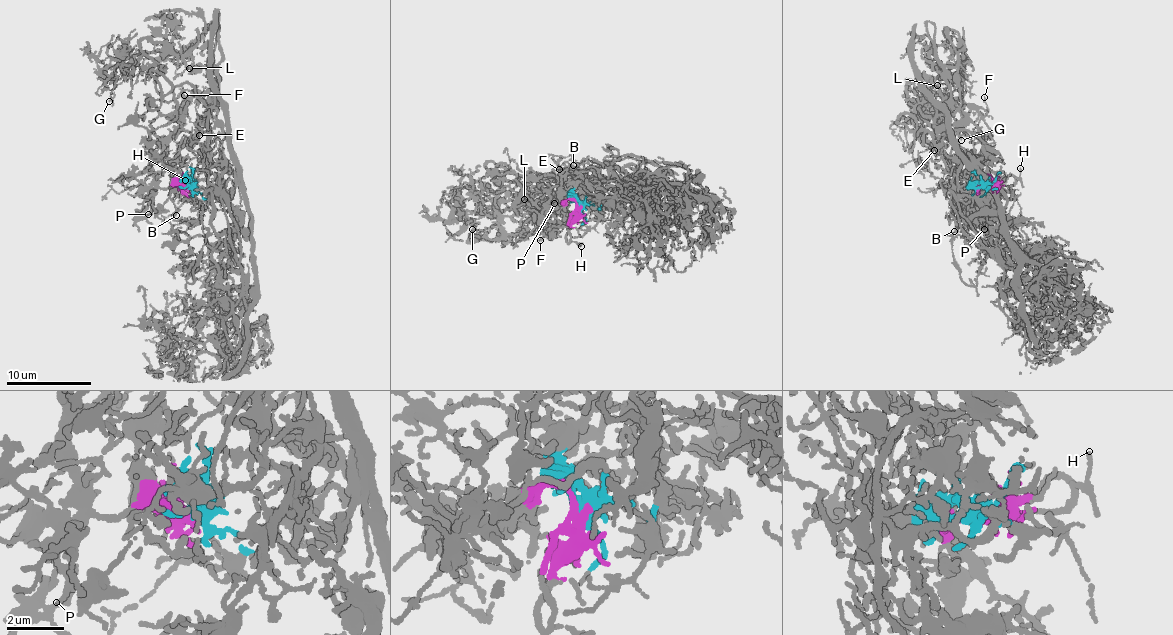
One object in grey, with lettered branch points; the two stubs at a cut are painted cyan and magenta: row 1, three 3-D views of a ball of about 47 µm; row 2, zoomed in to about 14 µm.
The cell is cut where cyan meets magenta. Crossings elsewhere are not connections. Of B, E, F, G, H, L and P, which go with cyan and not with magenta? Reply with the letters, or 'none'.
B, E, F, G, L

